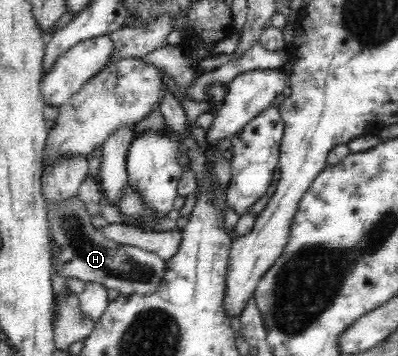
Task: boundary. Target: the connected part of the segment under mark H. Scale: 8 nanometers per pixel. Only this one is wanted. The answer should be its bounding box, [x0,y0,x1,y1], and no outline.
[47,195,166,295]

